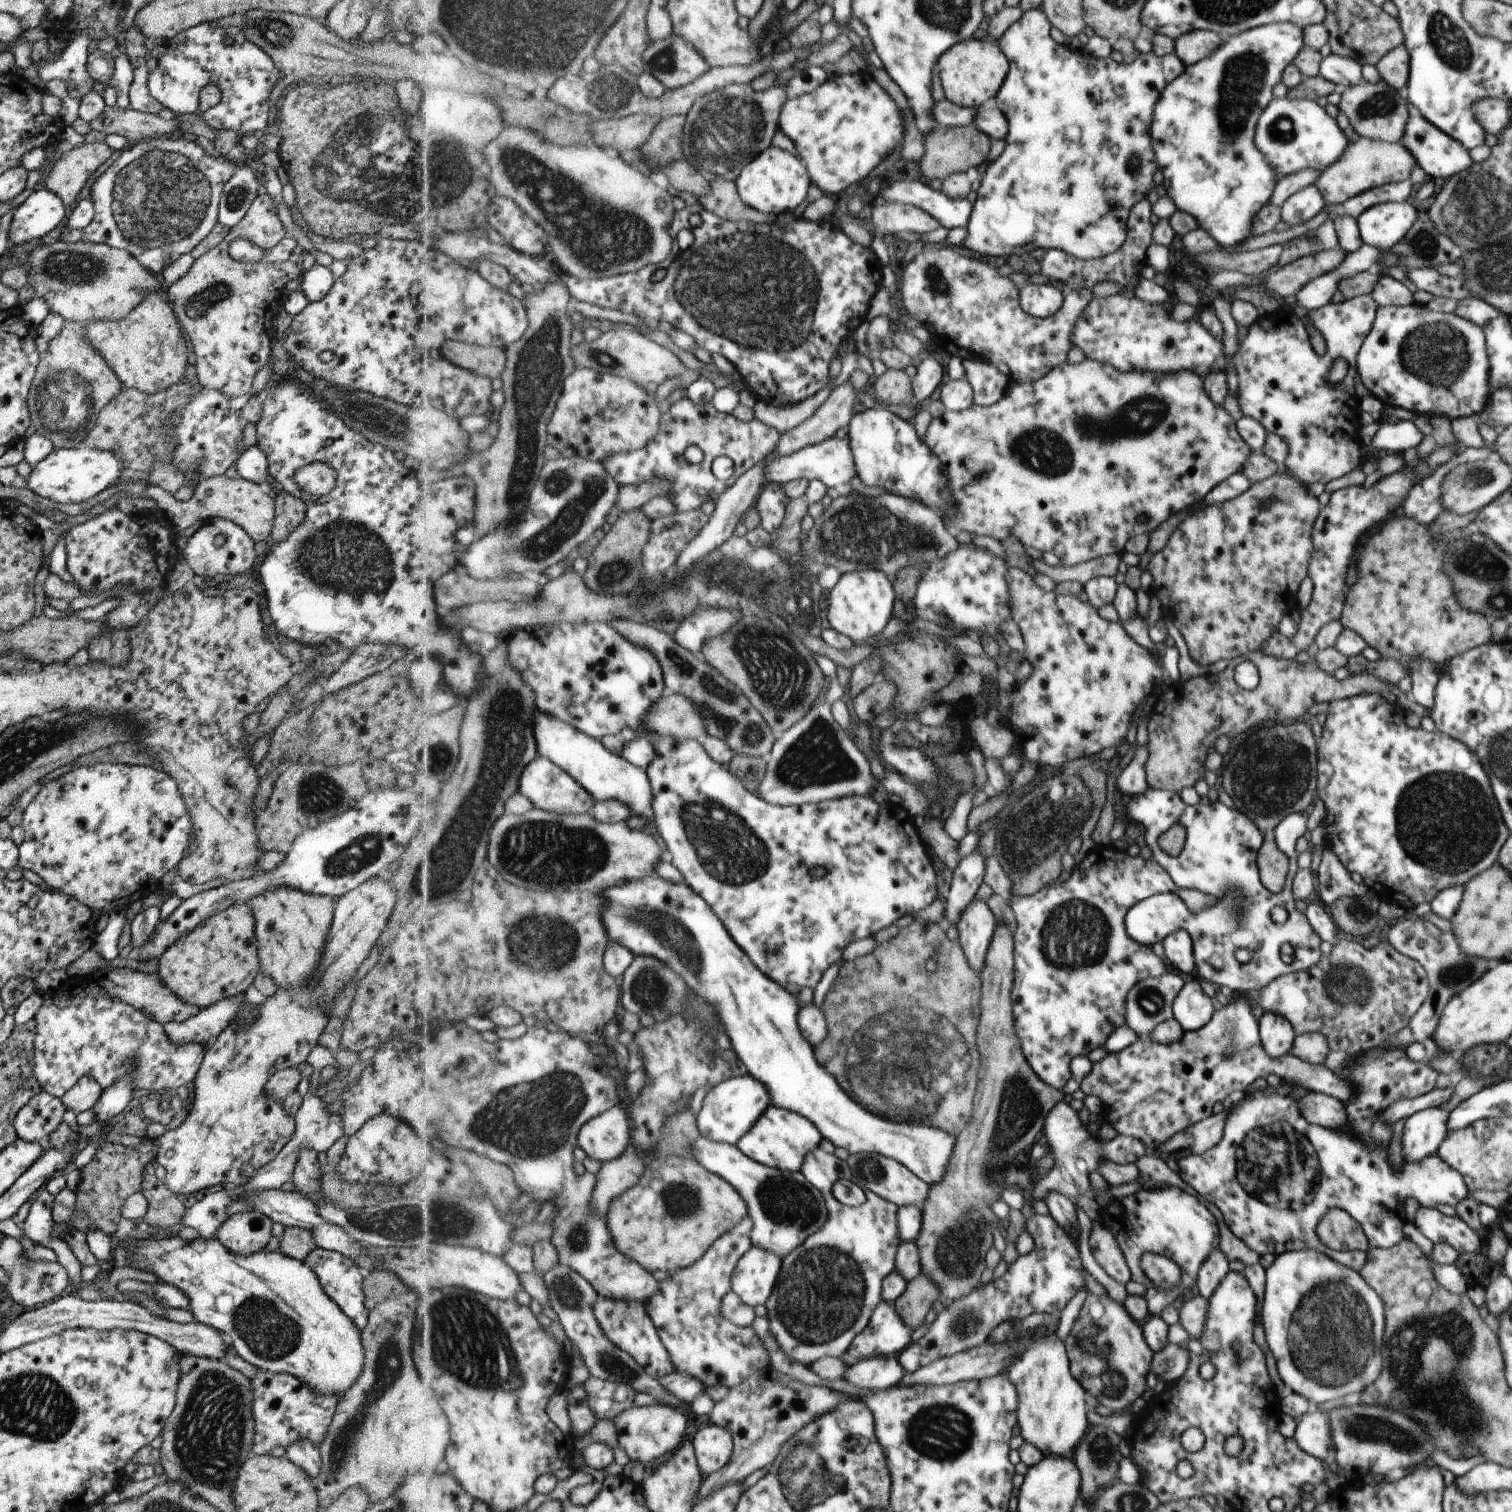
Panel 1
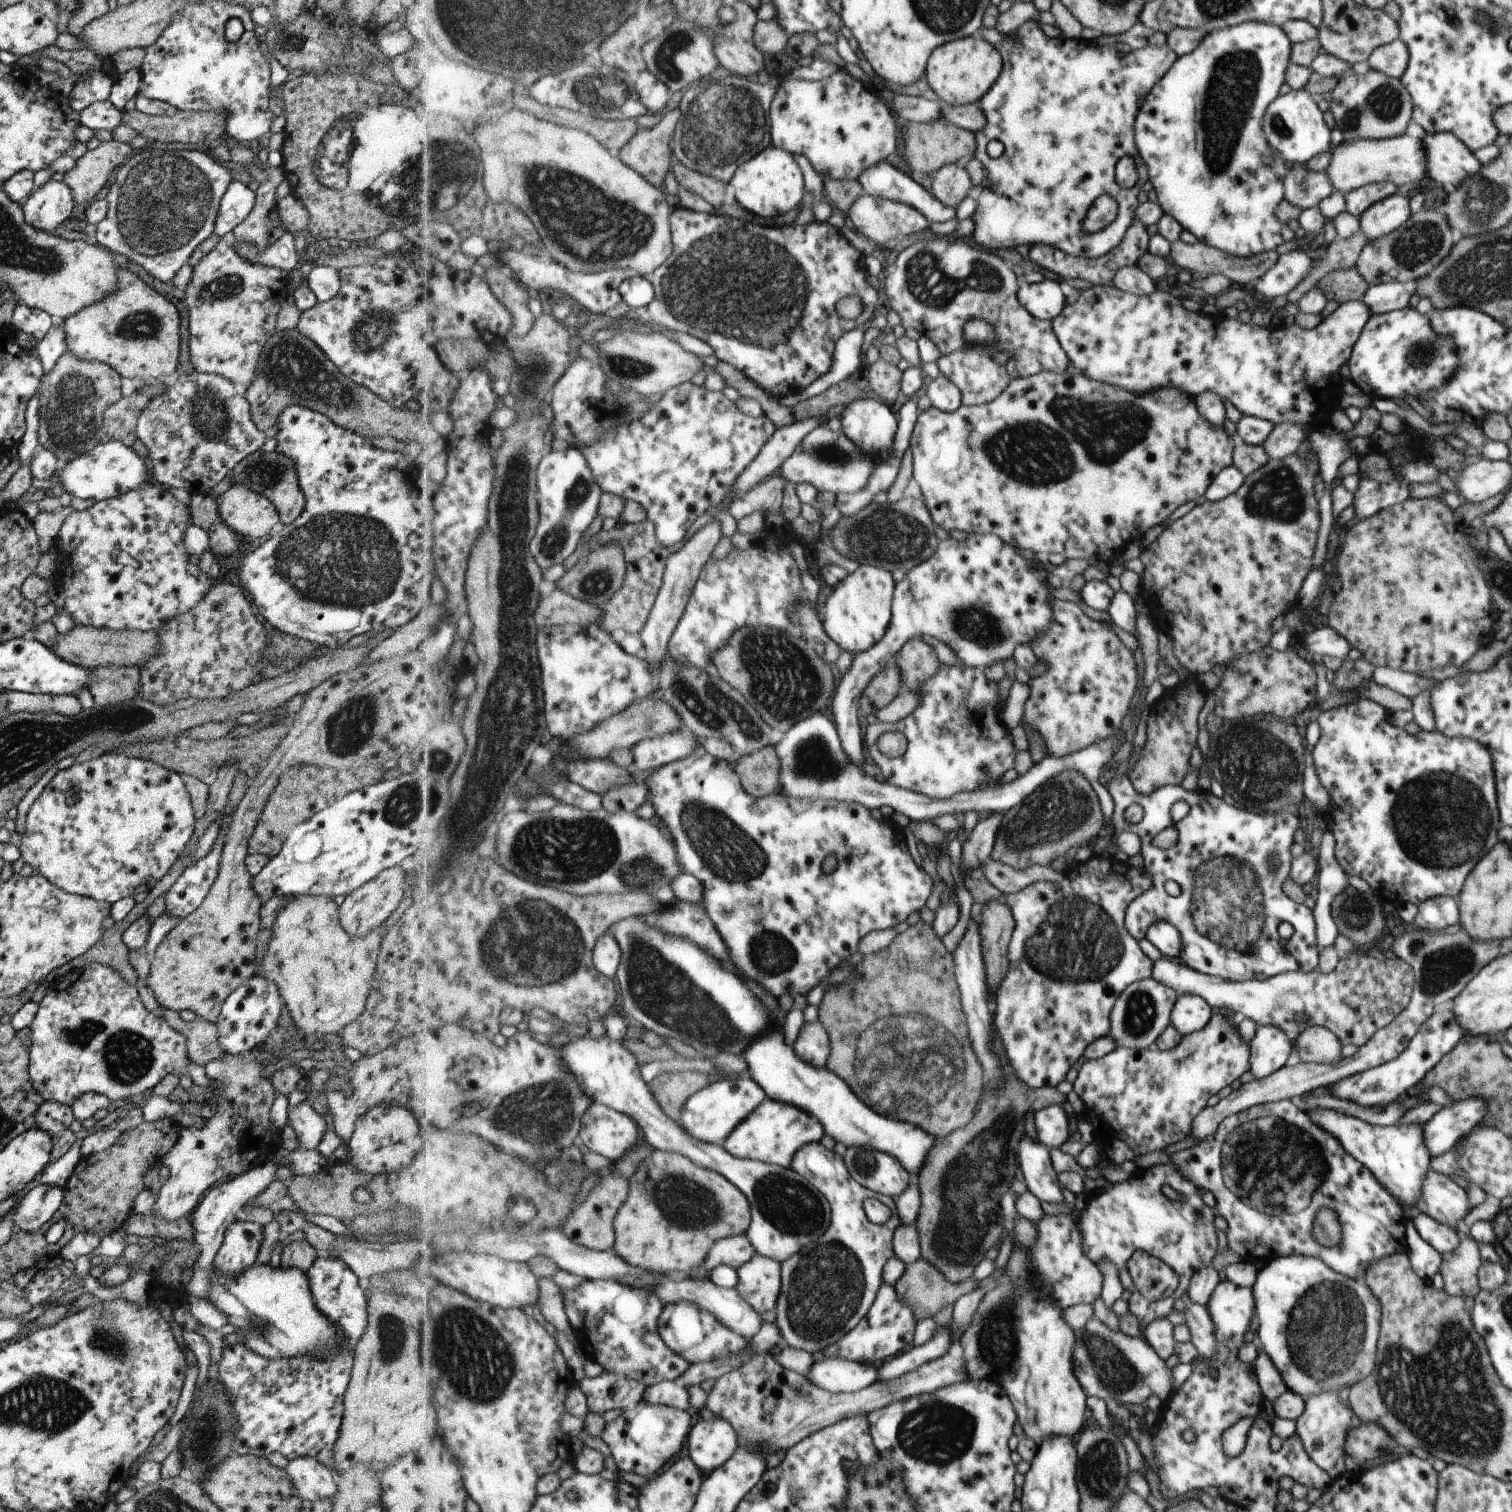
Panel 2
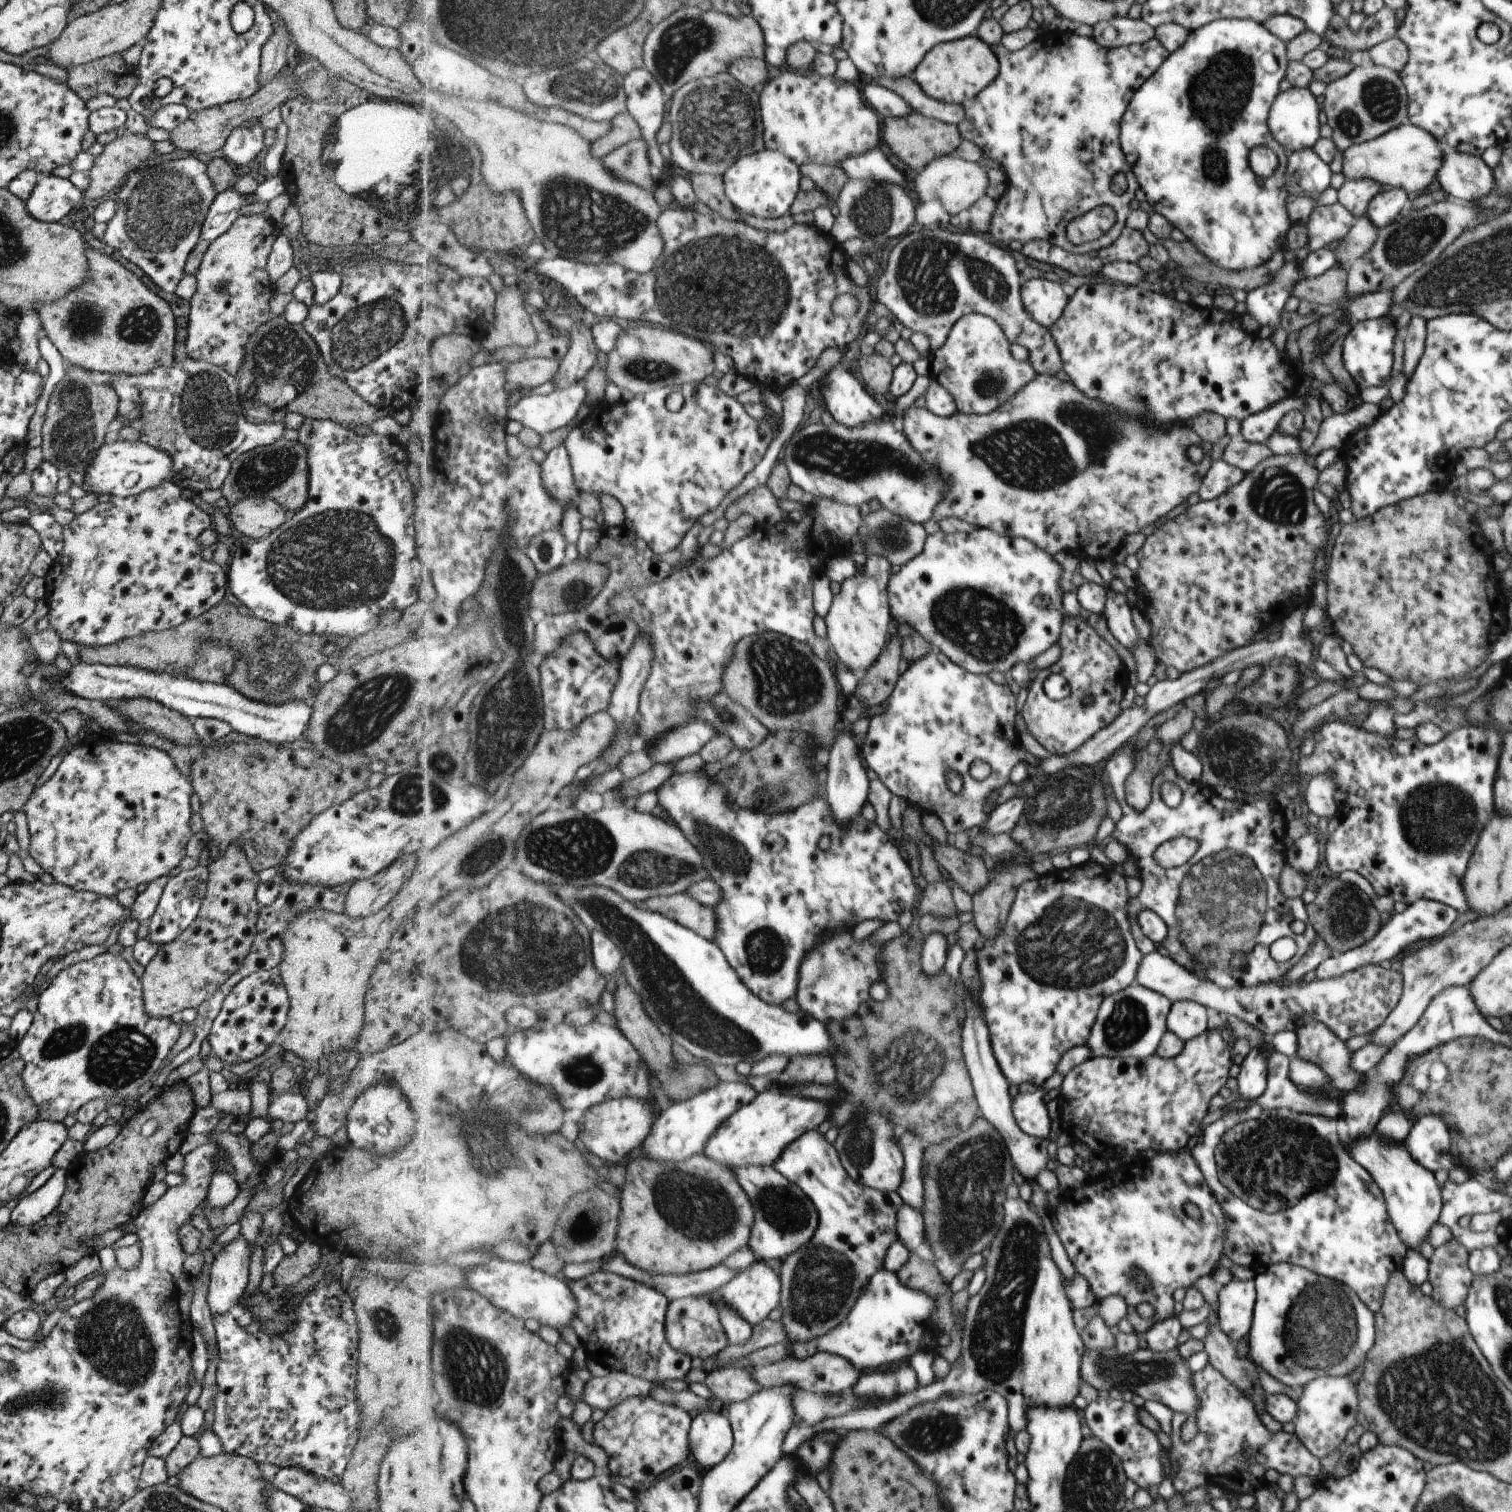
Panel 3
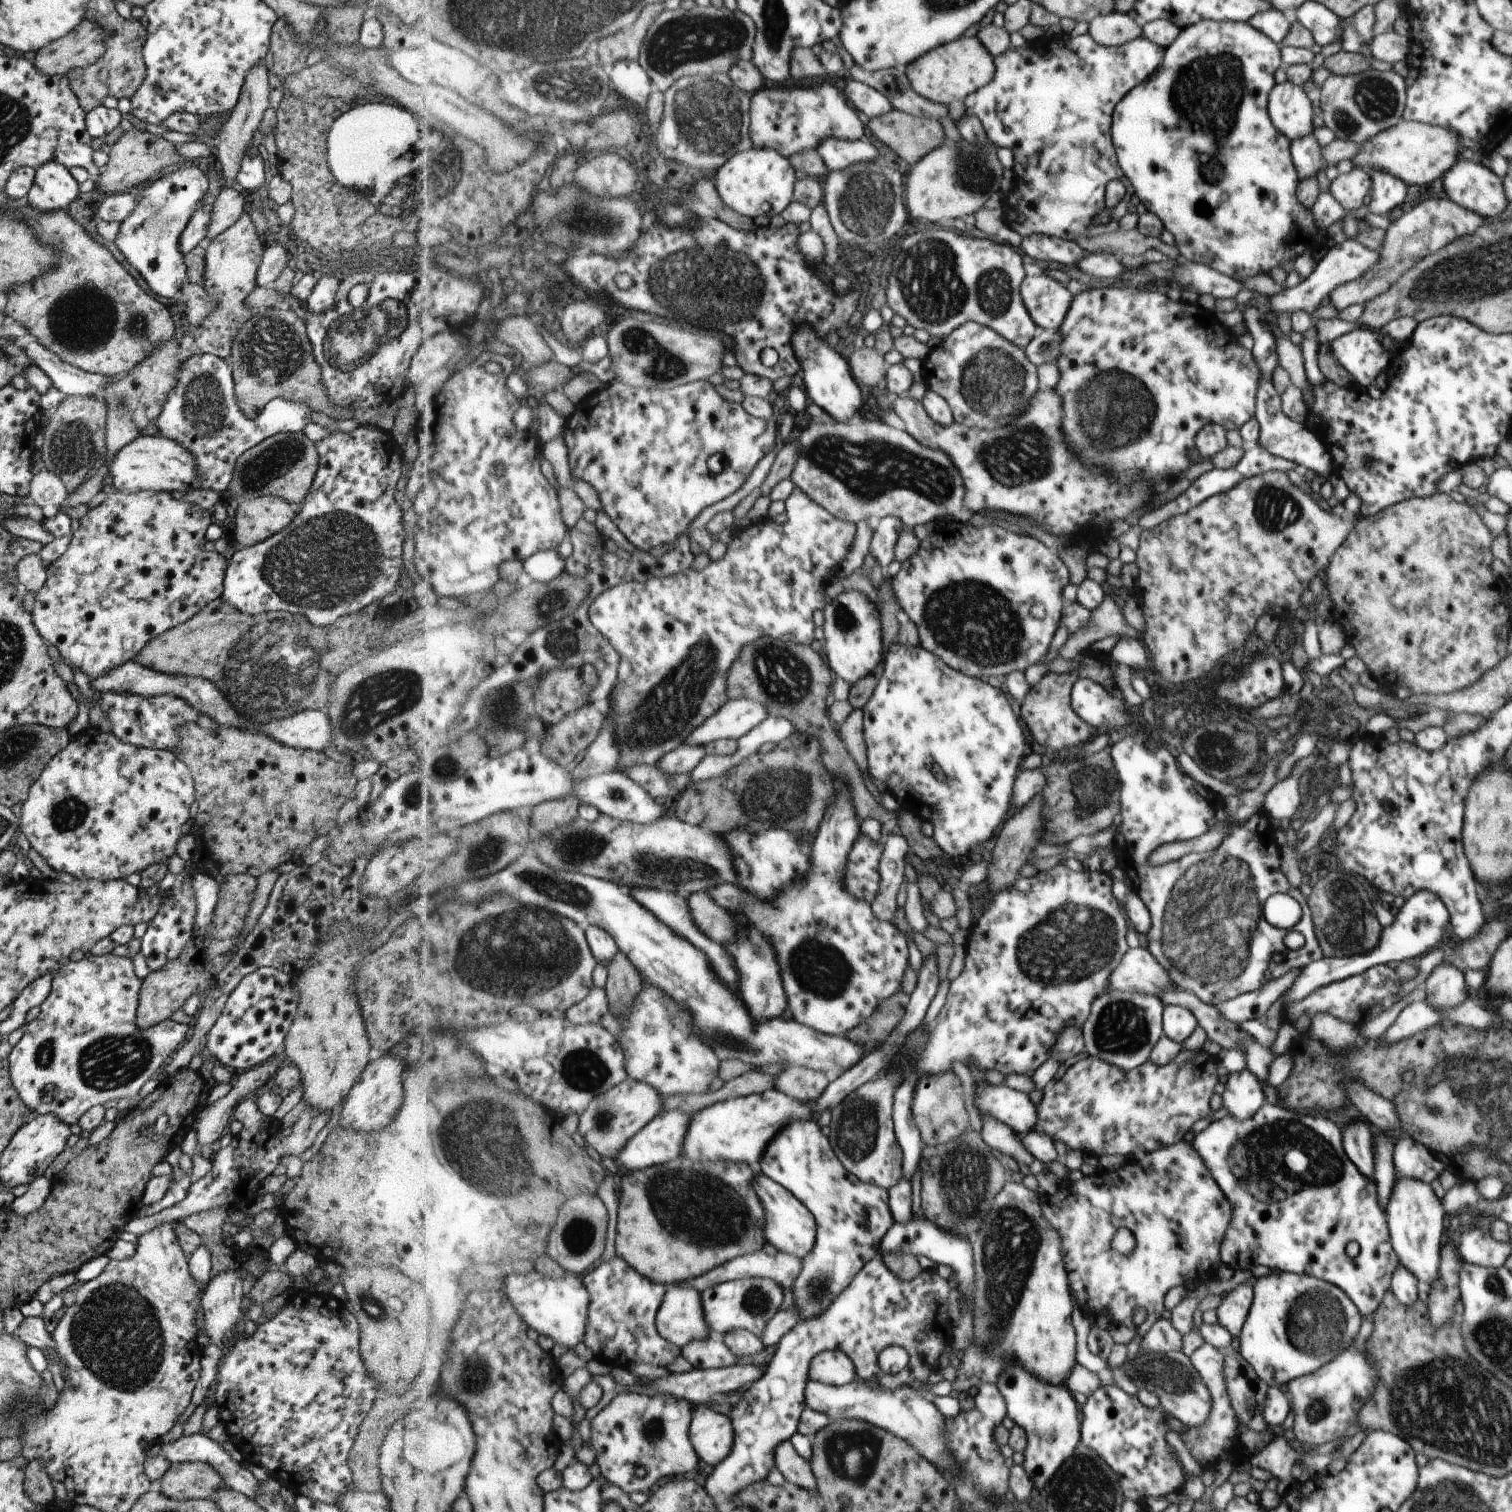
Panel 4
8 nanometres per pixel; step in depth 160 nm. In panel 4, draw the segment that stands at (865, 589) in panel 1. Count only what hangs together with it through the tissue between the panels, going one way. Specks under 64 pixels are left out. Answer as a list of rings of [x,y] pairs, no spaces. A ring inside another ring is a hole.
[[[892,516],[883,517],[876,523],[871,554],[885,573],[888,572],[890,564],[896,561],[896,544],[900,540],[902,531],[907,527],[904,520]],[[857,590],[838,595],[825,608],[826,624],[824,648],[829,665],[836,676],[845,678],[853,685],[860,682],[882,666],[886,660],[883,614],[880,604],[874,603],[868,594]]]

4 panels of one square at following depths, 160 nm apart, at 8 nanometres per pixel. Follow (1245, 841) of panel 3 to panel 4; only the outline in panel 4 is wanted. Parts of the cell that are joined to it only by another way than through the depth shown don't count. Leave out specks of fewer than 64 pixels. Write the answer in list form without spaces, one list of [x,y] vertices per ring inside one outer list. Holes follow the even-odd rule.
[[[1139,729],[1134,733],[1127,734],[1122,738],[1122,740],[1118,740],[1118,742],[1114,743],[1112,746],[1108,746],[1112,757],[1114,766],[1117,769],[1117,775],[1121,781],[1121,815],[1122,815],[1122,823],[1119,825],[1118,830],[1115,833],[1115,848],[1116,855],[1118,858],[1118,865],[1125,872],[1125,876],[1129,878],[1131,881],[1135,893],[1142,899],[1142,902],[1148,907],[1148,910],[1151,914],[1152,924],[1151,929],[1146,934],[1148,939],[1148,950],[1154,955],[1154,958],[1168,971],[1170,978],[1177,984],[1177,988],[1180,991],[1188,991],[1192,994],[1201,998],[1205,1003],[1211,1005],[1220,1006],[1224,1001],[1236,998],[1238,995],[1252,992],[1257,988],[1260,988],[1264,983],[1268,982],[1272,979],[1277,979],[1279,976],[1286,974],[1289,970],[1292,969],[1300,969],[1302,970],[1305,966],[1308,966],[1311,962],[1320,960],[1323,957],[1323,952],[1318,942],[1318,939],[1315,935],[1315,928],[1313,925],[1313,920],[1311,917],[1311,912],[1307,903],[1307,898],[1300,893],[1300,890],[1294,888],[1289,882],[1288,879],[1284,876],[1284,873],[1281,871],[1281,853],[1280,846],[1275,840],[1274,836],[1274,828],[1271,825],[1270,814],[1266,812],[1266,810],[1260,810],[1254,814],[1253,817],[1250,817],[1246,822],[1242,824],[1237,824],[1236,827],[1232,827],[1229,833],[1225,834],[1225,837],[1222,839],[1222,842],[1218,849],[1210,850],[1210,852],[1199,852],[1199,853],[1188,853],[1186,856],[1183,856],[1180,860],[1172,861],[1166,863],[1165,865],[1160,866],[1150,866],[1147,863],[1148,855],[1156,850],[1156,847],[1160,845],[1176,842],[1176,841],[1186,841],[1193,840],[1194,838],[1207,833],[1214,825],[1229,824],[1229,814],[1225,809],[1226,802],[1224,798],[1212,791],[1209,787],[1205,787],[1201,783],[1194,781],[1188,774],[1184,771],[1180,771],[1182,769],[1177,762],[1177,756],[1175,753],[1175,749],[1172,745],[1167,744],[1165,740],[1159,738],[1159,744],[1157,744],[1157,749],[1152,751],[1145,748],[1144,742],[1151,736],[1155,736],[1155,734],[1148,734],[1143,729]],[[1276,893],[1286,893],[1290,895],[1298,904],[1301,906],[1301,917],[1300,920],[1294,925],[1294,928],[1291,928],[1292,931],[1296,931],[1297,933],[1302,934],[1305,938],[1305,943],[1302,945],[1302,948],[1298,950],[1290,950],[1284,944],[1284,937],[1288,934],[1289,930],[1279,929],[1275,926],[1272,926],[1264,916],[1264,906],[1263,904],[1266,902],[1266,899],[1269,896],[1272,896]],[[1279,953],[1284,953],[1284,959],[1282,962],[1276,962],[1272,956]]]

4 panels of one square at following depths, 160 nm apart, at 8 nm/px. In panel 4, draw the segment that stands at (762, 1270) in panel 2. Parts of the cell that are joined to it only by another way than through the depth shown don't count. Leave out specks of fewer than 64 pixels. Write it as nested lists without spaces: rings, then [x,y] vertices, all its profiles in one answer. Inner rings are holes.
[[[749,1277],[709,1288],[703,1293],[703,1298],[713,1336],[725,1337],[730,1331],[746,1329],[762,1338],[769,1322],[780,1312],[784,1304],[784,1288],[773,1278]]]

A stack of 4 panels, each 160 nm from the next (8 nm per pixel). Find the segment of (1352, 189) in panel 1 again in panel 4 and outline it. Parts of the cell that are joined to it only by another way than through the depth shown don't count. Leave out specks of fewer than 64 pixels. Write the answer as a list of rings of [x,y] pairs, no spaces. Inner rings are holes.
[[[1402,121],[1396,126],[1378,133],[1376,137],[1363,142],[1351,161],[1354,167],[1371,166],[1390,173],[1396,178],[1412,184],[1430,184],[1456,165],[1460,136],[1451,128],[1429,125],[1420,121]]]

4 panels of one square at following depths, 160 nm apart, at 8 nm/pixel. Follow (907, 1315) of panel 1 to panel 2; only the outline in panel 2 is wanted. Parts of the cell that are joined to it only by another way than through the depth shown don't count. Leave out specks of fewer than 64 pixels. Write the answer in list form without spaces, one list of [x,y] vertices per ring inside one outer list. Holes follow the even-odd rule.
[[[922,1258],[914,1264],[908,1264],[908,1270],[906,1274],[902,1276],[902,1280],[898,1282],[898,1291],[900,1292],[904,1302],[908,1306],[912,1306],[915,1316],[920,1320],[925,1320],[928,1318],[933,1318],[938,1312],[943,1312],[944,1308],[948,1308],[948,1305],[955,1305],[962,1296],[970,1294],[971,1292],[976,1292],[980,1286],[980,1281],[972,1277],[970,1282],[958,1286],[951,1282],[942,1270],[939,1270],[930,1260]]]

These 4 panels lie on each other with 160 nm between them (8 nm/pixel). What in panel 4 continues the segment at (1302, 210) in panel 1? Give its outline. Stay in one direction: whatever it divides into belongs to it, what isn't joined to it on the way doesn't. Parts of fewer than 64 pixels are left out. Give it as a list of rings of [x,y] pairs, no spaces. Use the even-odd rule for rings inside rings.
[[[1314,135],[1295,139],[1292,141],[1291,149],[1298,178],[1302,180],[1316,177],[1325,165],[1323,156],[1320,154],[1320,146],[1314,140]]]

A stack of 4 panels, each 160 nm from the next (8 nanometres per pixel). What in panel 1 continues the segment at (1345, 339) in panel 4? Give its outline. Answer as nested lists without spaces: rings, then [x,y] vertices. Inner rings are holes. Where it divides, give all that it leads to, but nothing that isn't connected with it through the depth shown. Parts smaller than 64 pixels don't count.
[[[1415,302],[1377,310],[1373,329],[1357,355],[1357,368],[1366,389],[1383,406],[1447,416],[1451,421],[1476,417],[1492,395],[1484,330],[1452,313],[1433,312]]]

